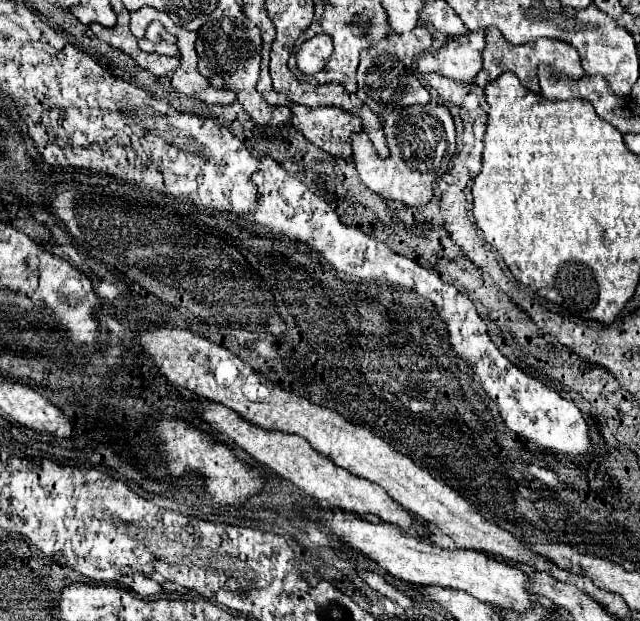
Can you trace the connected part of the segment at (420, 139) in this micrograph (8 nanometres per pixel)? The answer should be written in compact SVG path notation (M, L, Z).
M431 100L425 106L401 108L399 112L383 114L385 136L391 146L391 156L381 160L367 134L353 136L353 162L361 182L375 194L403 202L405 206L425 206L433 196L433 182L447 172L447 164L455 154L455 126L447 106Z

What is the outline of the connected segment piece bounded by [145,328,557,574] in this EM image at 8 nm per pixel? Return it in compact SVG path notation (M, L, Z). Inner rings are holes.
M159 328L155 332L145 334L145 350L151 354L161 374L167 376L167 380L173 386L191 390L207 400L219 402L261 428L303 436L305 440L311 442L311 446L317 452L329 456L341 468L349 470L359 478L379 484L403 508L435 524L449 538L453 538L453 542L459 548L481 550L491 556L501 556L503 560L513 560L515 564L527 564L535 570L545 568L545 572L549 574L551 568L557 566L547 556L541 556L533 548L525 546L511 532L503 530L491 520L485 520L477 512L477 508L471 506L465 498L461 498L453 488L449 488L441 480L435 480L427 470L419 468L417 464L413 464L411 458L393 450L385 440L381 440L373 432L353 426L339 412L317 406L307 398L299 398L297 394L281 388L279 384L273 386L269 378L253 370L231 350L217 346L207 338L193 334L189 330L175 330L175 328Z

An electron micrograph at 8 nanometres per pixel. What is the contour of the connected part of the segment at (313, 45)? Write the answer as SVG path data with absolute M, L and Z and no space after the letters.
M327 34L313 36L295 54L297 68L299 68L299 72L303 76L315 76L317 72L321 72L325 68L325 64L331 58L331 54L333 54L331 36L327 36Z

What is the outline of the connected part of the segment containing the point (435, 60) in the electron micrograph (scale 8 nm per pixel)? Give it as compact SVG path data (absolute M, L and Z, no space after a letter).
M469 32L449 40L437 54L423 54L417 62L421 74L439 74L463 84L473 84L481 72L485 32Z

